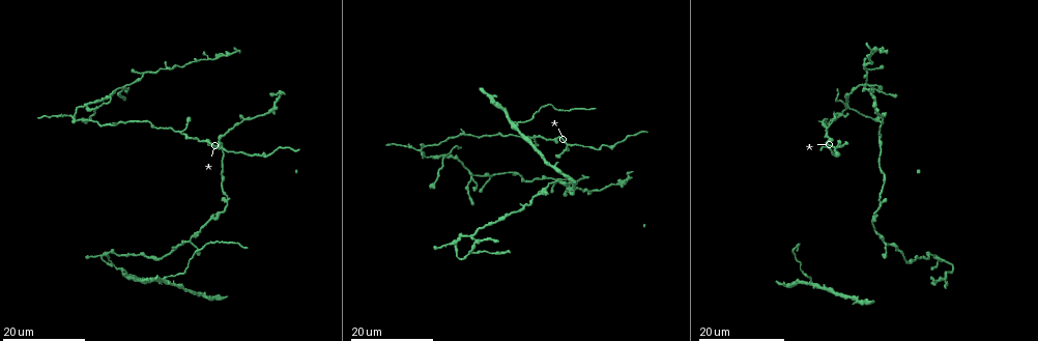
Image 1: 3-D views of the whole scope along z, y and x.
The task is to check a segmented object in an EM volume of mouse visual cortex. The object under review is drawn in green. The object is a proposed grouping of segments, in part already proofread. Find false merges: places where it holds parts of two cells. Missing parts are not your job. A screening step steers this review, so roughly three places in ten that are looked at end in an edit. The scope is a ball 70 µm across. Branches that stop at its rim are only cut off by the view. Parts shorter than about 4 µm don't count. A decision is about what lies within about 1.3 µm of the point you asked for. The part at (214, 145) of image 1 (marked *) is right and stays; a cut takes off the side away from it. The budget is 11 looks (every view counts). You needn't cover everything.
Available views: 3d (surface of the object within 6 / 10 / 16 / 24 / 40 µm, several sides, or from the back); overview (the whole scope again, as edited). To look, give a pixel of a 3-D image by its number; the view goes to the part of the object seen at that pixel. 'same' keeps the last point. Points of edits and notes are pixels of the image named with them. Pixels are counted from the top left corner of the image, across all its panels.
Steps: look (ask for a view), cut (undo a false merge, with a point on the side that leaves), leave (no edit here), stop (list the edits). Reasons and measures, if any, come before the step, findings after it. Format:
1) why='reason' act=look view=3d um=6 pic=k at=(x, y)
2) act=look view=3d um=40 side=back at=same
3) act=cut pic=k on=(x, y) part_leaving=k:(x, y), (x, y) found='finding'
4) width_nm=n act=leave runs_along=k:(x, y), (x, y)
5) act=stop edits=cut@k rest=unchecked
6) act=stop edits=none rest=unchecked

why='three arms meet' act=look view=3d um=16 pic=1 at=(567, 145)

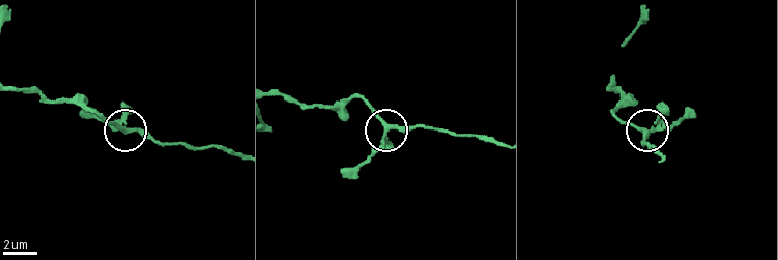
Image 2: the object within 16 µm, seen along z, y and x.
why='zoom in' act=look view=3d um=10 pic=2 at=(388, 128)

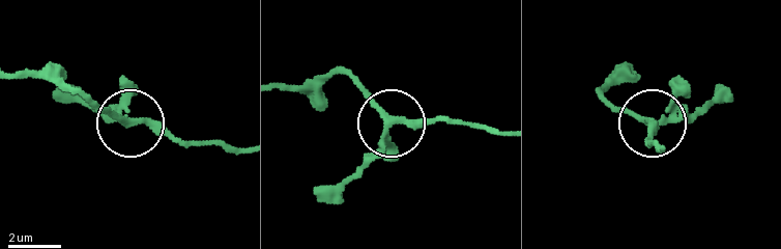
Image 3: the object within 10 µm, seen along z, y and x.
act=leave runs_along=3:(100, 105), (138, 123), (165, 126), (196, 143) found='all the same cell'

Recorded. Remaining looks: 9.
why='arms part here' act=look view=3d um=16 pic=1 at=(183, 133)

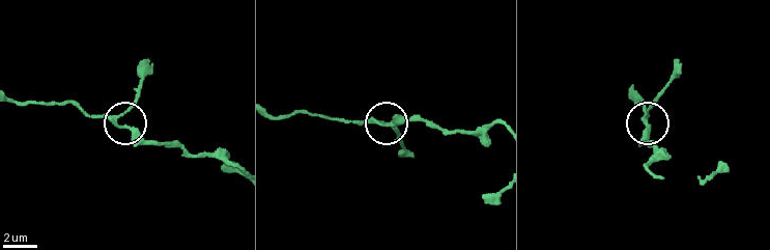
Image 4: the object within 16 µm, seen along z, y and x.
why='zoom in' act=look view=3d um=6 pic=4 at=(378, 120)

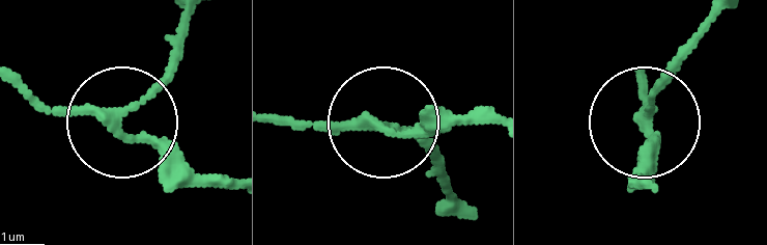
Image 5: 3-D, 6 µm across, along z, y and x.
width_nm=180 act=leave runs_along=5:(229, 184), (185, 172), (124, 113), (180, 42) found='one cell here'

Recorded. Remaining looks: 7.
why='three-way junction' act=look view=3d um=24 pic=1 at=(471, 174)

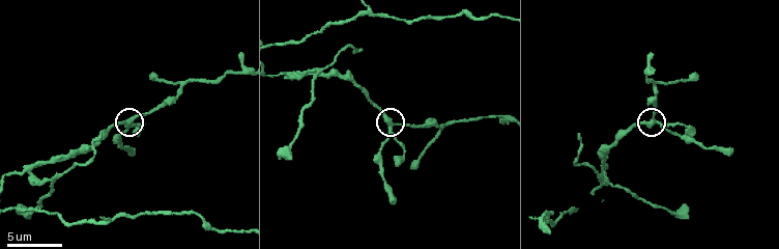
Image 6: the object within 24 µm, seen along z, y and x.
act=look view=3d um=10 pic=6 at=(132, 120)

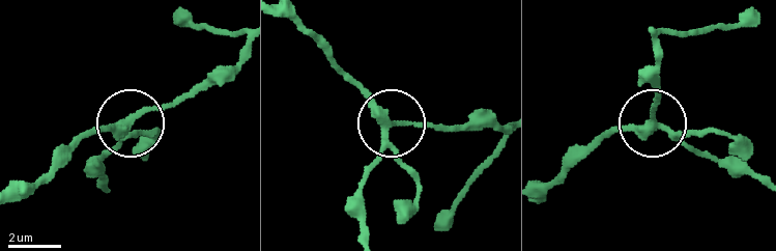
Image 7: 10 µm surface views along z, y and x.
width_nm=260 act=leave runs_along=7:(282, 14), (388, 124), (388, 144), (365, 169) found='continuous, no second cell'

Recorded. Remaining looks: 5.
why='three-way junction' act=look view=3d um=10 pic=6 at=(316, 73)

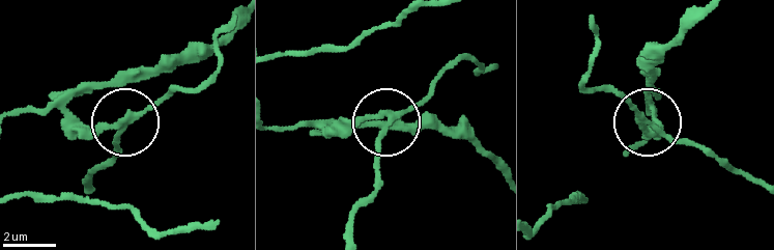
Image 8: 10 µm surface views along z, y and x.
width_nm=200 act=cut pic=8 on=(379, 148) part_leaving=8:(388, 115), (381, 179), (356, 213), (354, 233) found='a second cell is stuck on'

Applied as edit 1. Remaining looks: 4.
why='four-way junction' act=look view=3d um=24 pic=1 at=(73, 115)

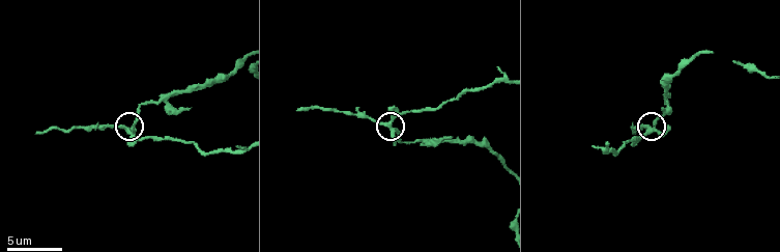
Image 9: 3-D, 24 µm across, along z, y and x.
act=look view=3d um=6 pic=9 at=(127, 128)

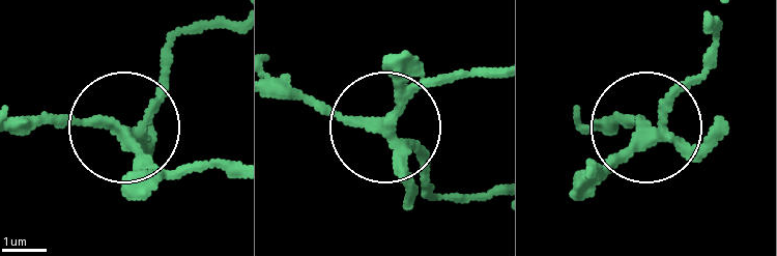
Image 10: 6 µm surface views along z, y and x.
act=leave runs_along=10:(591, 164), (612, 164), (646, 131), (612, 119) found='all the same cell'

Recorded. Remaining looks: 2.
act=stop edits=cut@8 rest=unchecked

